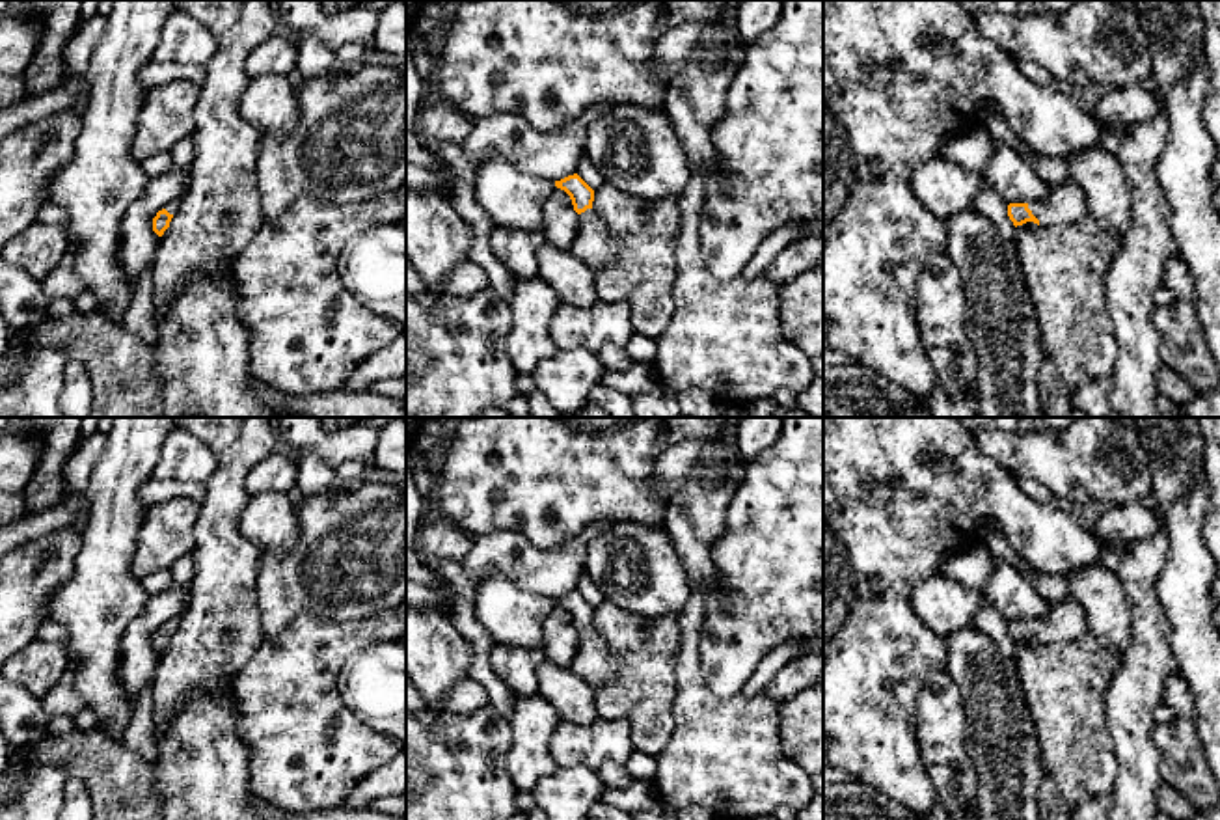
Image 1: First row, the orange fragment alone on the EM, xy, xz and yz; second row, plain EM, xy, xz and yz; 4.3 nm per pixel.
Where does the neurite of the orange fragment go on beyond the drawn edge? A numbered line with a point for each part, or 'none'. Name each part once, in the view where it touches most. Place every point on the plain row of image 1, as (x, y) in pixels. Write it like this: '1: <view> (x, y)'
1: yz (1064, 621)

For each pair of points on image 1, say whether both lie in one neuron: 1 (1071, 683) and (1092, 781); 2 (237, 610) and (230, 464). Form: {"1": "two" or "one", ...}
{"1": "one", "2": "one"}

